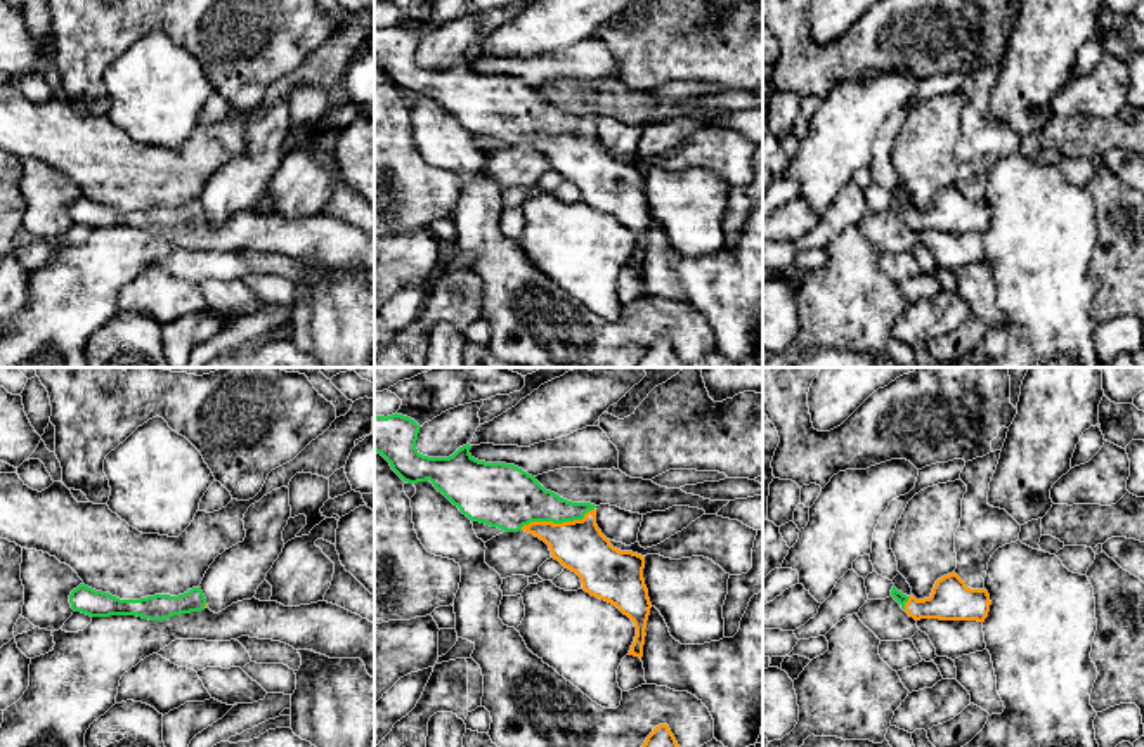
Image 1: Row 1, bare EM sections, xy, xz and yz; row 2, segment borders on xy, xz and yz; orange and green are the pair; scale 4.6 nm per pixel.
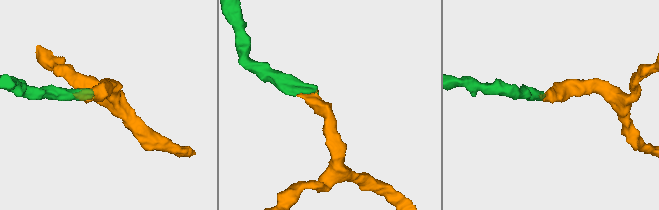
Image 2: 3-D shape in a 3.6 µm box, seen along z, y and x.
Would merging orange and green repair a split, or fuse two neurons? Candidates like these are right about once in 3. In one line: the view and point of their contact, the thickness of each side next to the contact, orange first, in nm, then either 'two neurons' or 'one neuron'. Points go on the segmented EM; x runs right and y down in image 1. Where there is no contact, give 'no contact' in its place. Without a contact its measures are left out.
xz (557, 524) | 240/280 nm | one neuron

